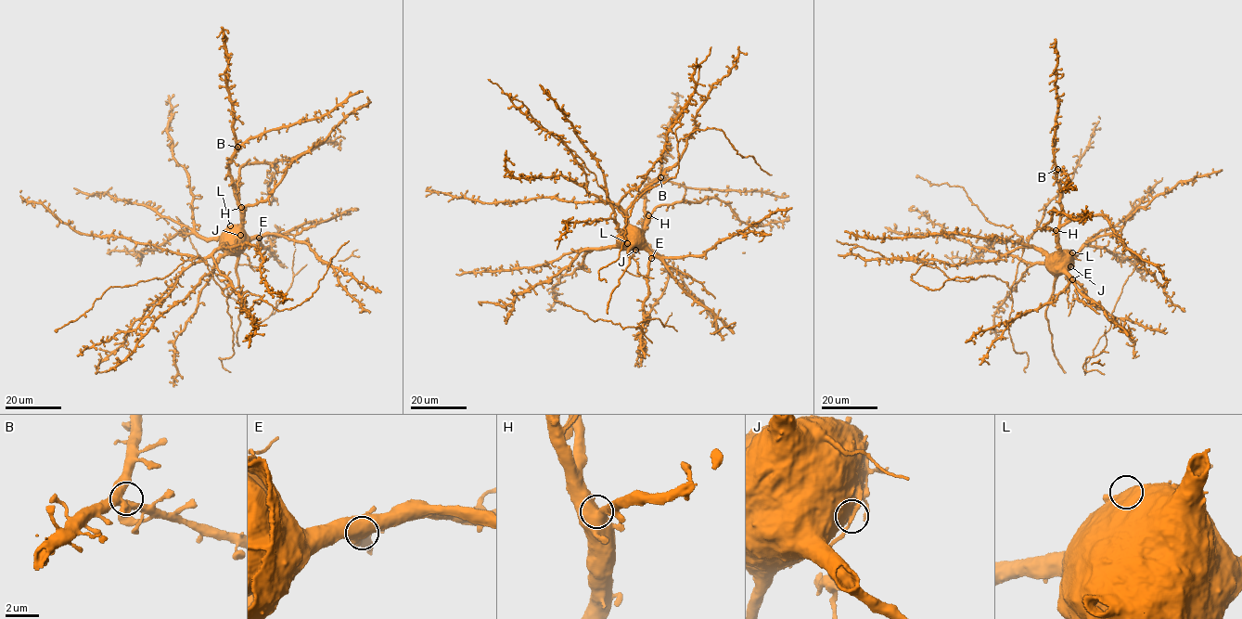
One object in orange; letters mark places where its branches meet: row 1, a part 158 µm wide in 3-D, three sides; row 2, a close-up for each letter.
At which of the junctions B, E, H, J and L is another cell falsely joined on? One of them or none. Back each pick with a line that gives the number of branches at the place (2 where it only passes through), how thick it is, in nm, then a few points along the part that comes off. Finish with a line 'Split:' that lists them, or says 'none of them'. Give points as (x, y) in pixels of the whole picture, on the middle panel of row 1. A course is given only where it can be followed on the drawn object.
J: Branches: 2. Thickness 500 nm. Course of the part to remove: (635, 250), (632, 256), (637, 263), (639, 276), (621, 269)
Split: J

